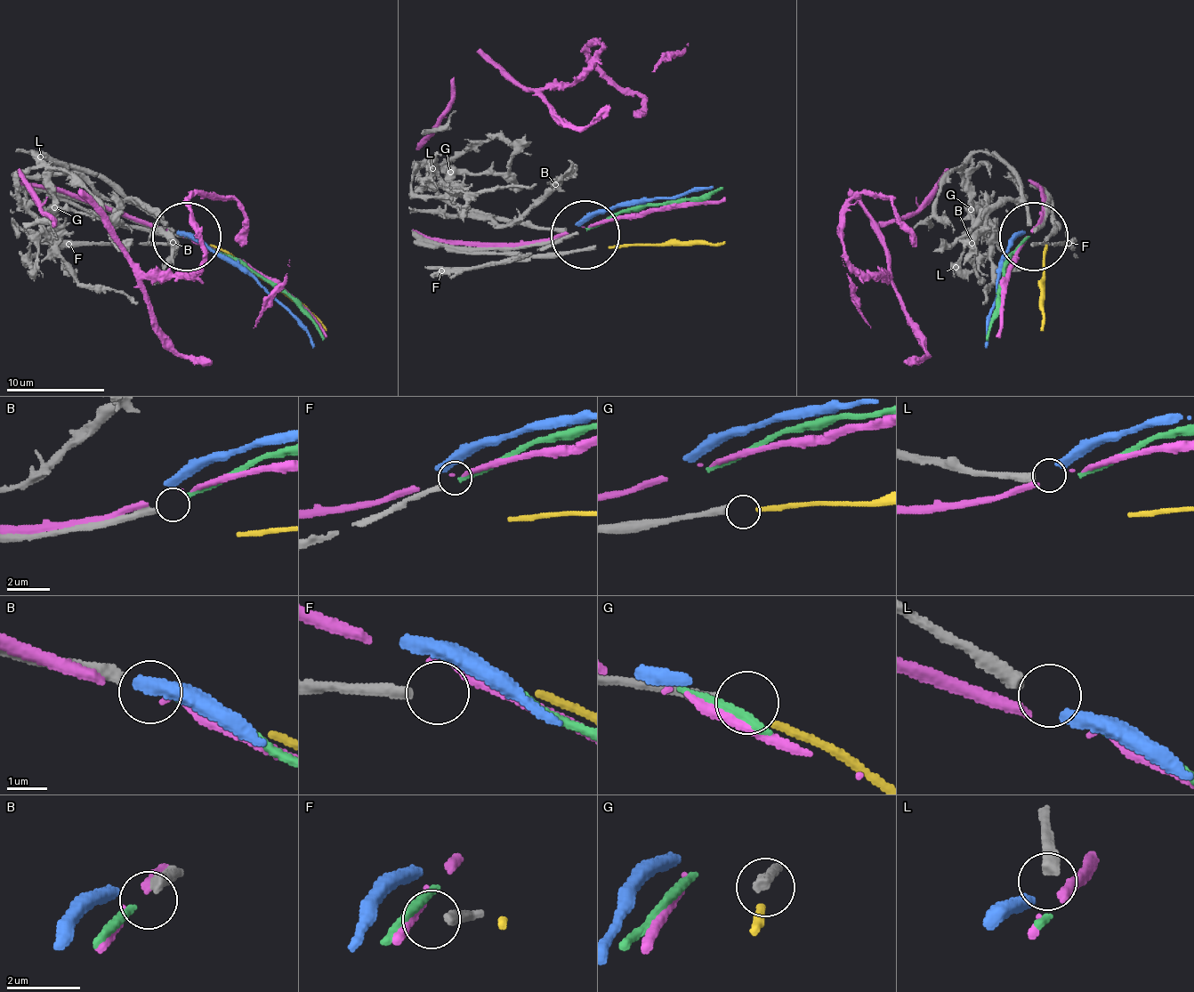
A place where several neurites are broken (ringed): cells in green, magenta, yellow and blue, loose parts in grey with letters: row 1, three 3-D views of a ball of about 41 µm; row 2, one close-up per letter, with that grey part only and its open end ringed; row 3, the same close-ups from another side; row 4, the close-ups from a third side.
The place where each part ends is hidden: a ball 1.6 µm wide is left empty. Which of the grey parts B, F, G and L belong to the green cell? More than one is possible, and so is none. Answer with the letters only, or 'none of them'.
B

